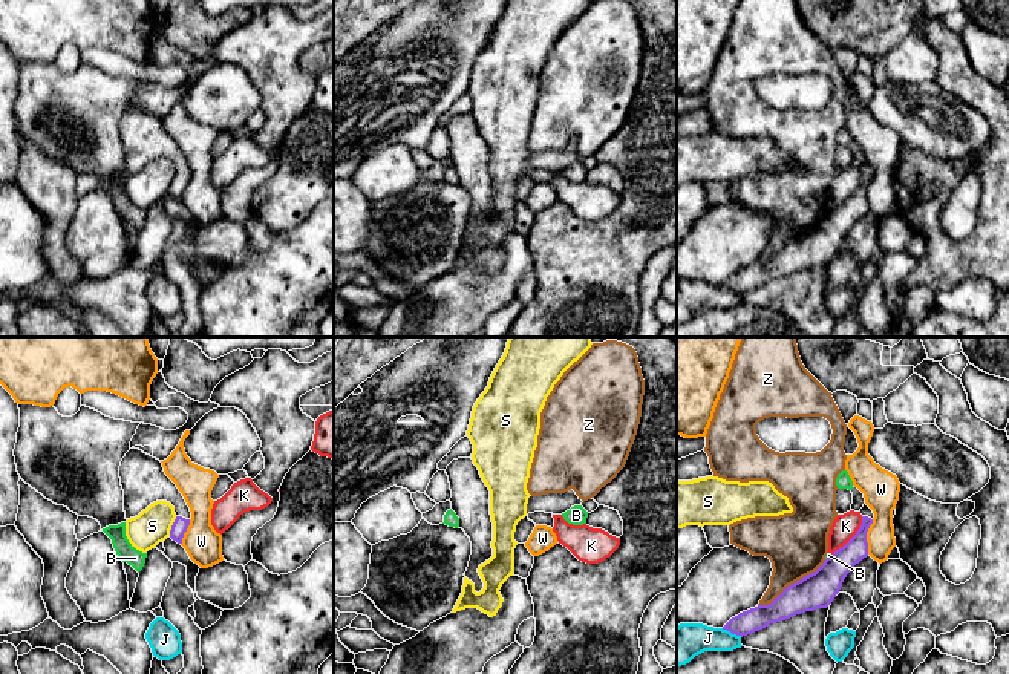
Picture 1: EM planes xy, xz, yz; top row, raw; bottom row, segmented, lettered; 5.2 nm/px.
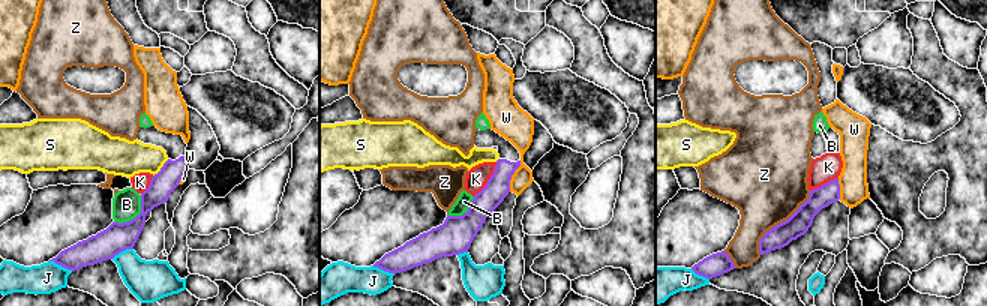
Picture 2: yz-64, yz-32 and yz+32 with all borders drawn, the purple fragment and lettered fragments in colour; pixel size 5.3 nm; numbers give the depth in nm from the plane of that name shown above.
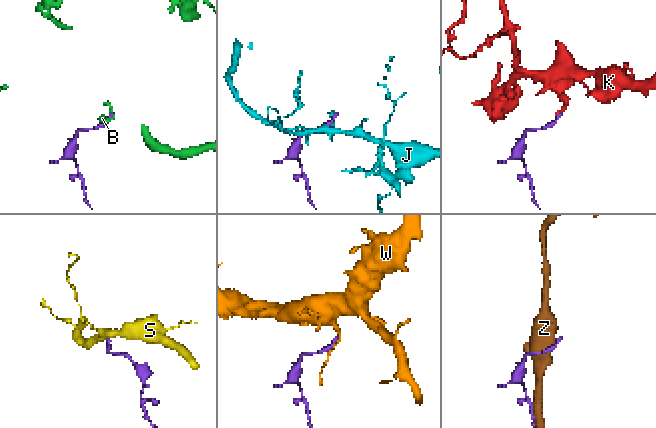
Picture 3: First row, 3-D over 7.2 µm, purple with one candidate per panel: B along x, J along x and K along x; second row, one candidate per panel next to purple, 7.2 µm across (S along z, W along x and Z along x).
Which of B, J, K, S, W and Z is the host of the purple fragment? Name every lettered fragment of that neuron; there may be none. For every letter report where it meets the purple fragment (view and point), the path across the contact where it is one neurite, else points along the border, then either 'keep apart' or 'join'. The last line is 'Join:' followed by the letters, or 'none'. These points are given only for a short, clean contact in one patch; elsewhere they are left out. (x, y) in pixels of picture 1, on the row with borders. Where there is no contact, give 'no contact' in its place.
B: yz (830, 556) | along yz (832, 555), (826, 559) | keep apart
J: yz (732, 633) | keep apart
K: yz (853, 536) | along yz (862, 516), (861, 527), (832, 555) | keep apart
S: xy (172, 526) | along xy (176, 516), (169, 535) | keep apart
W: yz (865, 536) | along yz (873, 520), (867, 532), (867, 553) | keep apart
Z: yz (792, 584) | keep apart
Join: none

